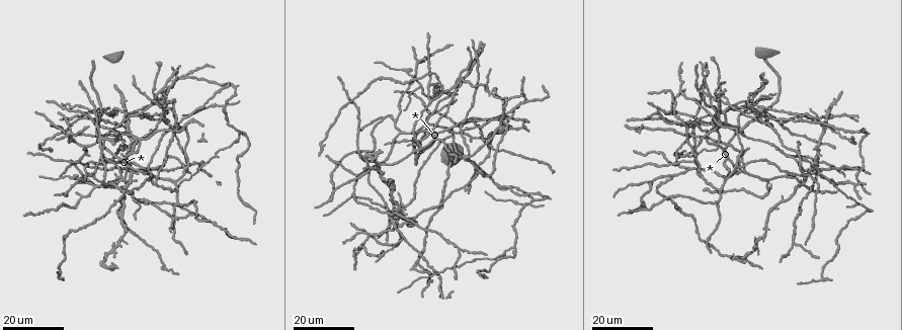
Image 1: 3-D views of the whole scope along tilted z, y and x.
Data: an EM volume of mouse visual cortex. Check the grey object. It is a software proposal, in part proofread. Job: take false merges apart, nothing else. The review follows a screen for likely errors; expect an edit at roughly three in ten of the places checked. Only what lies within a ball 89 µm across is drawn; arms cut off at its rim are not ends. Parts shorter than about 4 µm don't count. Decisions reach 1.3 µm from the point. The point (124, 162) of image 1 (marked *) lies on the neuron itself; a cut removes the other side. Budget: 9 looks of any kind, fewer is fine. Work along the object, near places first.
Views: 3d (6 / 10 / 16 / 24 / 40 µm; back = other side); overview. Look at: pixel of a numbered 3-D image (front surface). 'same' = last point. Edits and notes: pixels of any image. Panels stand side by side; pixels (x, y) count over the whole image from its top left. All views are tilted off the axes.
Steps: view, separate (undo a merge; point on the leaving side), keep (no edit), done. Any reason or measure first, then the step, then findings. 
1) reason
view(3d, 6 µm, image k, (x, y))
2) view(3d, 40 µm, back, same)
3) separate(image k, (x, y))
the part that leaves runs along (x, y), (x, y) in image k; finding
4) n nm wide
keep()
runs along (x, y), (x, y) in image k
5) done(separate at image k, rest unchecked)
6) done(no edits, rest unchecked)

arms part here
view(3d, 16 µm, image 1, (447, 129))

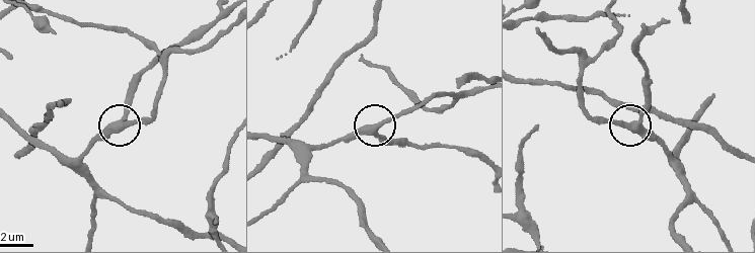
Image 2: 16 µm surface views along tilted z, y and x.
closer look
view(3d, 10 µm, image 2, (122, 124))

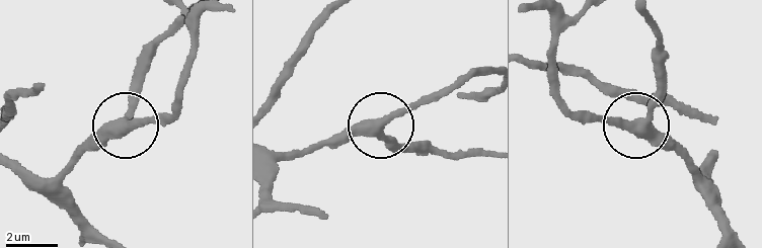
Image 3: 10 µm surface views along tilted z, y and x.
360 nm wide
keep()
runs along (273, 166), (381, 127), (404, 147) in image 3; all the same neuron

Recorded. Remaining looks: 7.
three arms meet
view(3d, 24 µm, image 1, (528, 203))

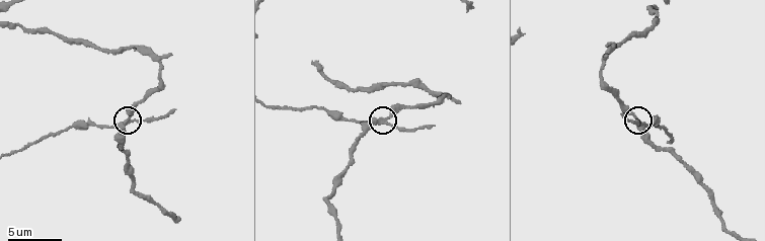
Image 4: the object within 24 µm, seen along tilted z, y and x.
view(3d, 10 µm, image 4, (385, 124))

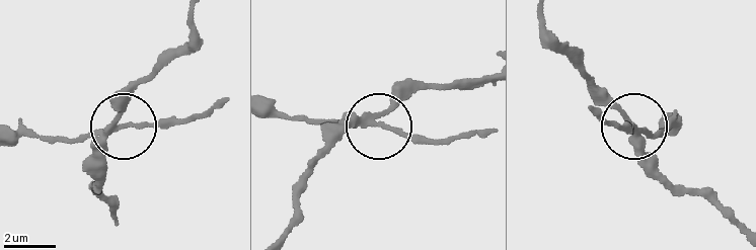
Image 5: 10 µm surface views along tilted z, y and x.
side arm 5 µm; 3 arms
separate(image 5, (74, 141))
a second neuron is stuck on

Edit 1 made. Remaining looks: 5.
see it whole again
view(overview)

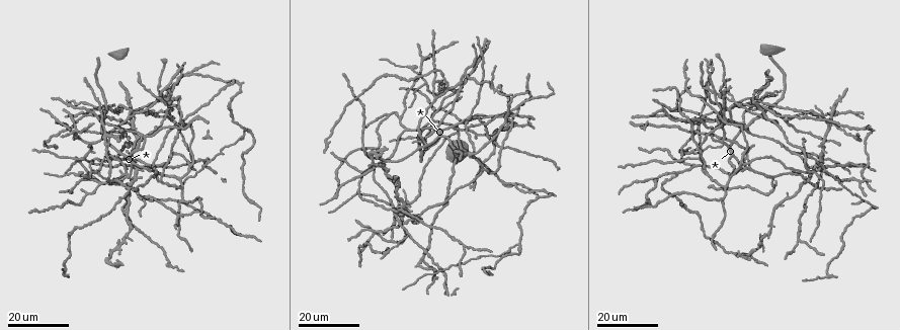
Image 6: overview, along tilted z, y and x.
three-way junction
view(3d, 24 µm, image 6, (799, 147))

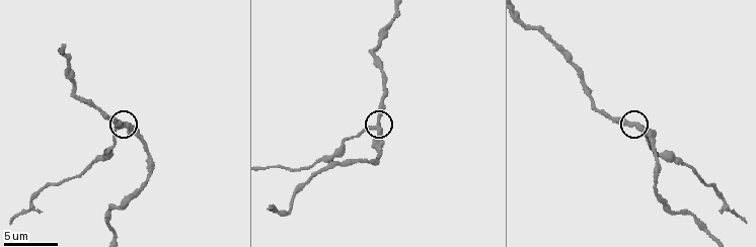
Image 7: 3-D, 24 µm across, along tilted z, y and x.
view(3d, 6 µm, image 7, (637, 127))

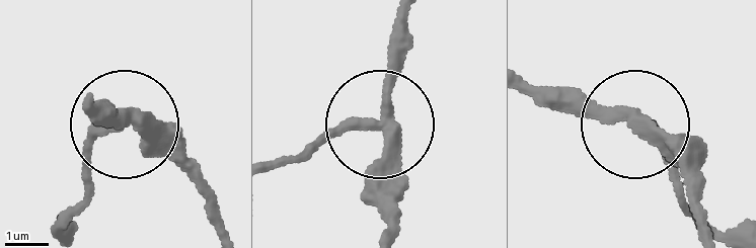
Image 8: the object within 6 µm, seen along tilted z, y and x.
290 nm wide
separate(image 8, (88, 163))
the part that leaves runs along (372, 120), (276, 165) in image 8; two neurons meet here

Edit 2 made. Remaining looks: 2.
done(separate at image 5, separate at image 8, rest unchecked)

